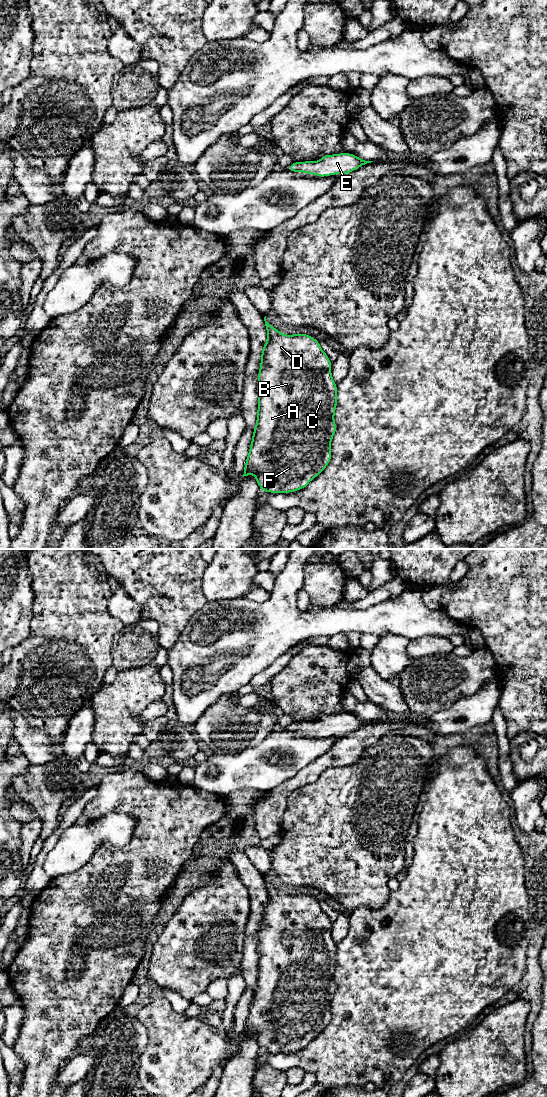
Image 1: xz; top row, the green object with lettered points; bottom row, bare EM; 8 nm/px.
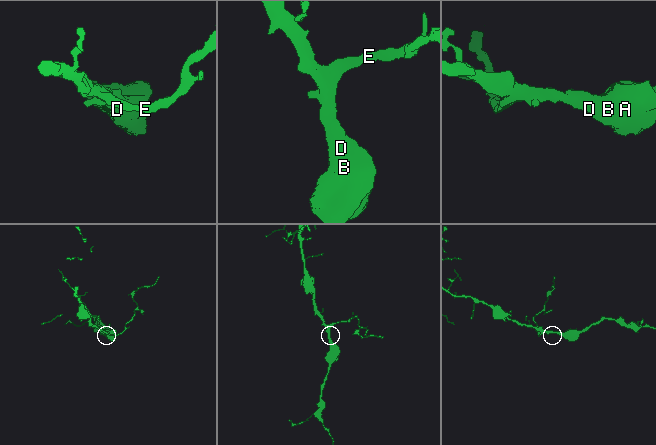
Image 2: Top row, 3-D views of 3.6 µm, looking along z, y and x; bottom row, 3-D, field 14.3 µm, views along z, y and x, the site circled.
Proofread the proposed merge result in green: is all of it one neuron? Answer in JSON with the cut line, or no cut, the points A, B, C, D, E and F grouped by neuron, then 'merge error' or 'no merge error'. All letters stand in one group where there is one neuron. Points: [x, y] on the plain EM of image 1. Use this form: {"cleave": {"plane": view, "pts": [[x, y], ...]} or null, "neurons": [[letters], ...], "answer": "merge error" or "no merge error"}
{"cleave": null, "neurons": [["A", "B", "C", "D", "E", "F"]], "answer": "no merge error"}

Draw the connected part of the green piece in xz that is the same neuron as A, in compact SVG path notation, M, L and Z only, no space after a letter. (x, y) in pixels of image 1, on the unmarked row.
M264 877L267 890L267 902L263 906L261 913L260 930L258 933L258 970L257 981L253 991L252 1002L244 1026L244 1036L254 1034L258 1045L262 1051L270 1053L290 1053L305 1048L309 1042L316 1038L331 1021L331 1000L335 995L337 988L334 982L334 975L337 966L337 944L333 941L330 922L327 914L321 909L320 903L310 895L294 894L286 895L279 892L275 887L270 885Z

